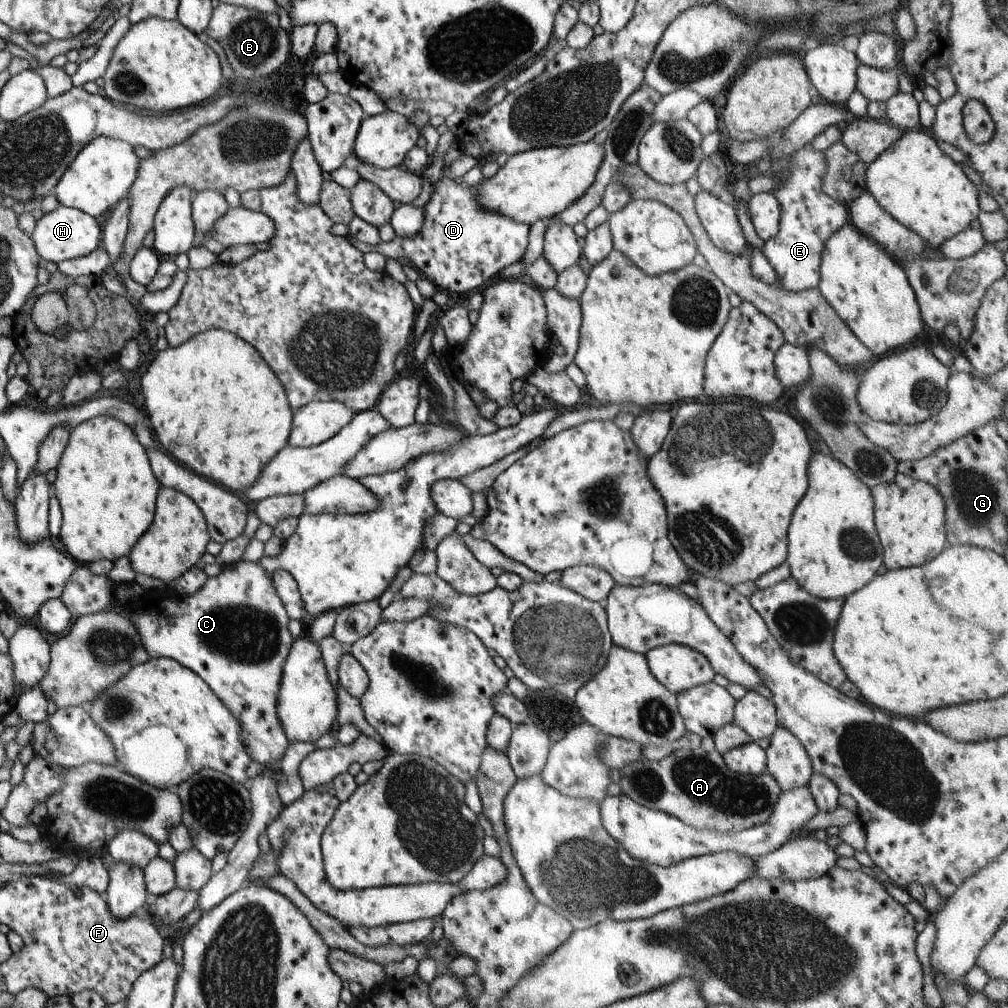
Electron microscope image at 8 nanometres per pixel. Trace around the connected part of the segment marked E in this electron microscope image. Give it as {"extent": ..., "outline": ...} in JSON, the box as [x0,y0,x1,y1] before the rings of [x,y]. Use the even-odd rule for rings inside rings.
{"extent":[760,141,848,292],"outline":[[[811,141],[786,157],[771,159],[769,172],[776,180],[776,187],[773,187],[770,193],[777,199],[781,209],[780,227],[772,239],[764,241],[760,252],[775,269],[778,278],[775,286],[791,292],[815,288],[818,283],[818,266],[823,245],[828,236],[848,221],[847,205],[842,205],[822,191],[826,160],[823,151],[811,147]]]}

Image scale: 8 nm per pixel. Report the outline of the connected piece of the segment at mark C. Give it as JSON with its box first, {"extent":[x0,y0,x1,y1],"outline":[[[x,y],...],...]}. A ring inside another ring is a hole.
{"extent":[60,561,294,765],"outline":[[[238,561],[221,566],[219,574],[208,579],[188,597],[177,593],[161,594],[142,593],[133,596],[121,604],[114,595],[117,583],[111,582],[106,575],[93,574],[88,565],[77,564],[71,576],[63,585],[60,599],[73,618],[81,615],[109,611],[128,620],[137,631],[140,645],[153,659],[169,657],[181,666],[193,671],[210,691],[227,708],[234,719],[237,719],[245,752],[251,761],[266,765],[281,760],[283,752],[290,742],[284,735],[277,716],[276,702],[280,690],[282,666],[294,639],[288,631],[286,610],[273,586],[272,578],[259,562]]]}

